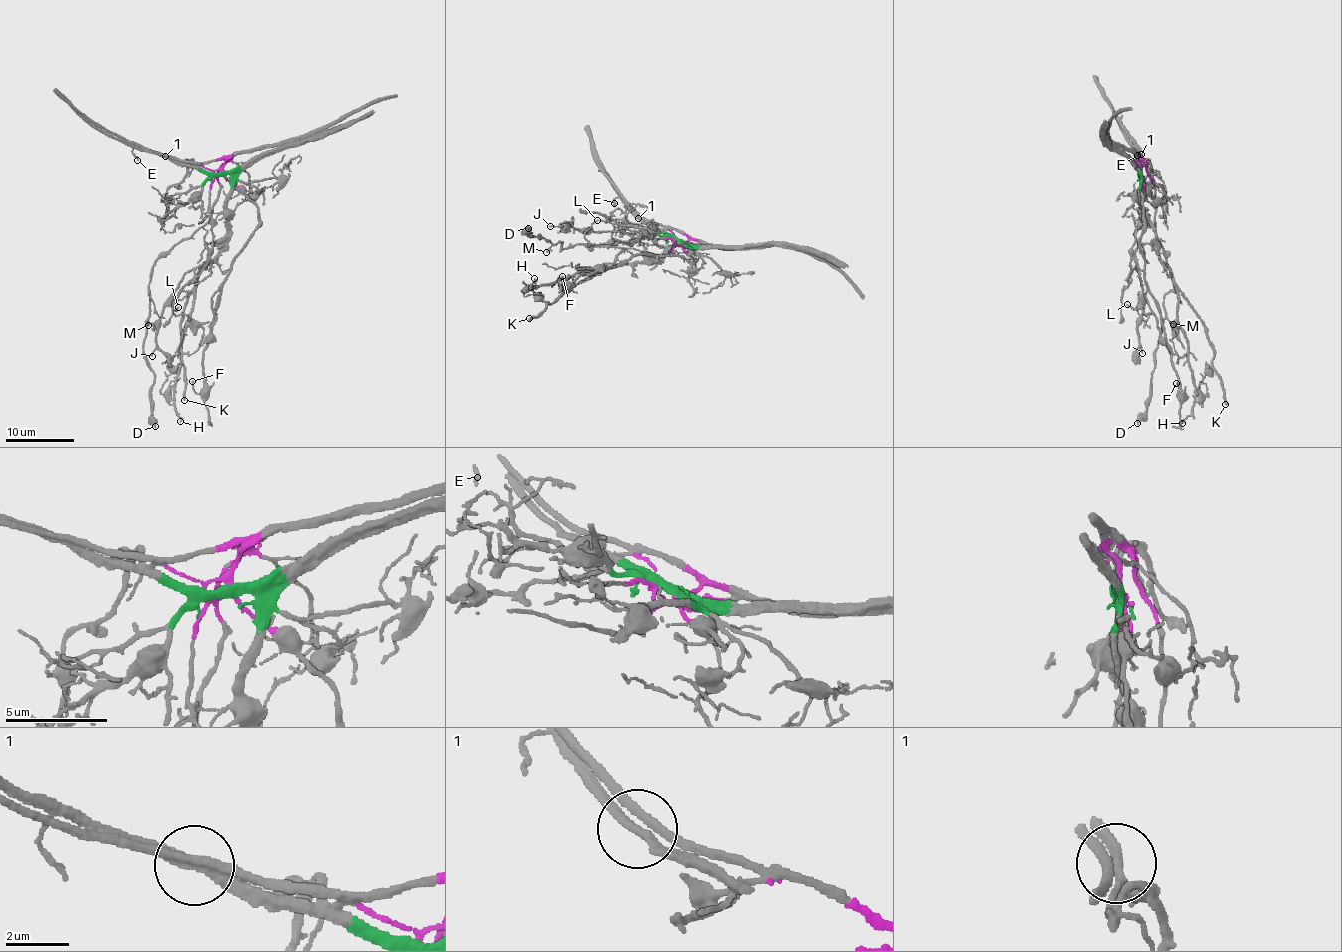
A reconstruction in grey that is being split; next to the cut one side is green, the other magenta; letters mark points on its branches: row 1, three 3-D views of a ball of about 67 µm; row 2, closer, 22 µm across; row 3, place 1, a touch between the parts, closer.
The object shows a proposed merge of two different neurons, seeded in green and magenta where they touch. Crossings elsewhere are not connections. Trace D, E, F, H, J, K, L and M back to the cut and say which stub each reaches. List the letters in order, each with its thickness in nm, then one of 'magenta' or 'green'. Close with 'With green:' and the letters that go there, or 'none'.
D: calibre 440 nm; magenta
E: calibre 180 nm; green
F: calibre 120 nm; magenta
H: calibre 140 nm; green
J: calibre 120 nm; green
K: calibre 260 nm; green
L: calibre 130 nm; green
M: calibre 180 nm; magenta
With green: E, H, J, K, L

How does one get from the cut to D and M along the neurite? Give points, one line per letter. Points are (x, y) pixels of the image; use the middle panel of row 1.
D: (680, 241), (664, 256), (584, 245), (561, 250), (561, 242), (552, 245), (524, 234), (527, 228)
M: (680, 241), (664, 256), (610, 246), (575, 245), (561, 250), (561, 242), (546, 252)

